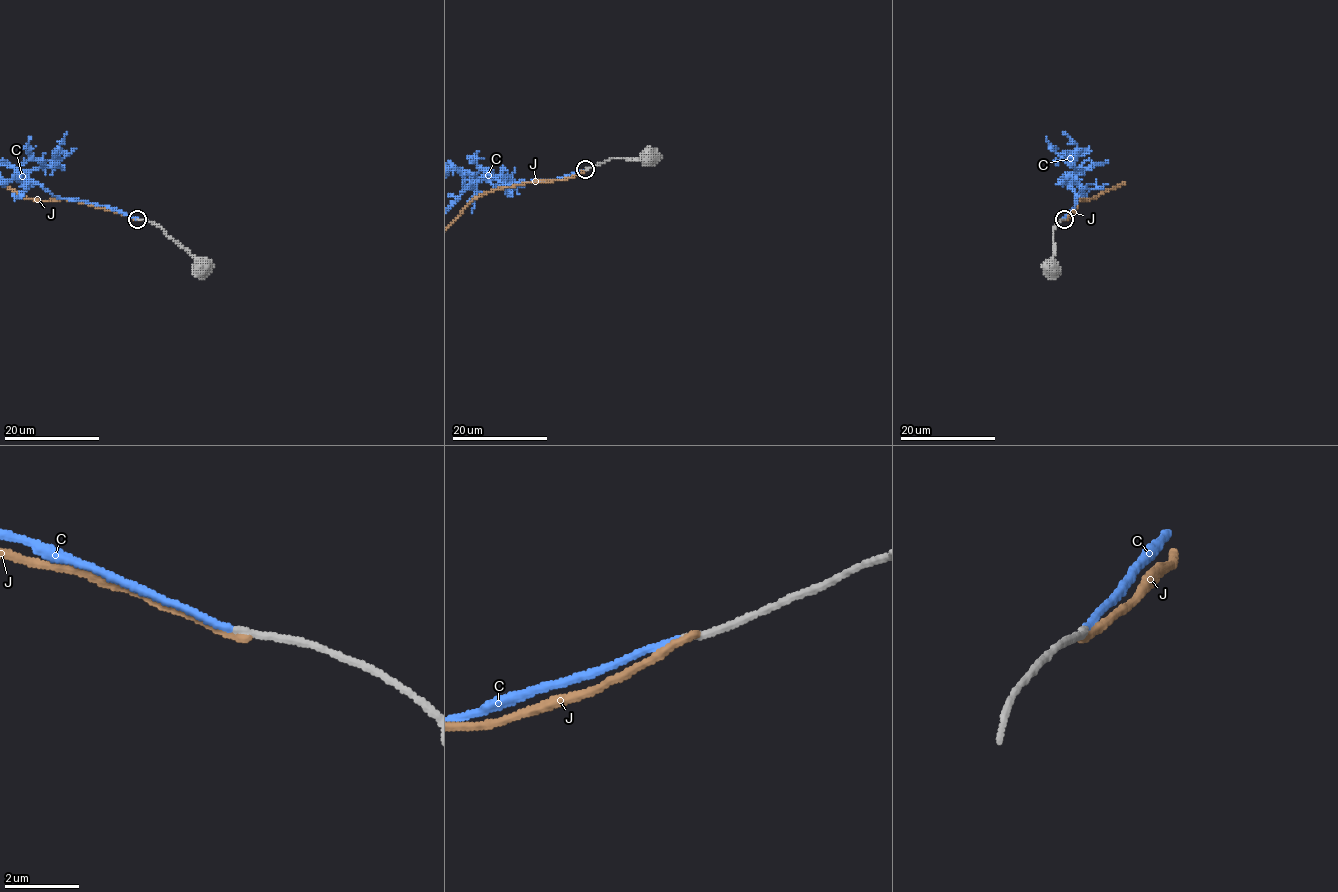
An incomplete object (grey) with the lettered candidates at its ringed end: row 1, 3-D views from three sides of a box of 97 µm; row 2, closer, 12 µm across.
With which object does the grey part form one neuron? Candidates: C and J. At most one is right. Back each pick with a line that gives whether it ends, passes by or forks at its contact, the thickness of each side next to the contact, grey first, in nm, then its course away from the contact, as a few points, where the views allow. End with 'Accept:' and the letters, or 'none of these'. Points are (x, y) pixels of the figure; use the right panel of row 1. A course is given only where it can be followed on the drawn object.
C: It ends there. Thickness 190 nm (grey) against 180 nm
Accept: C

